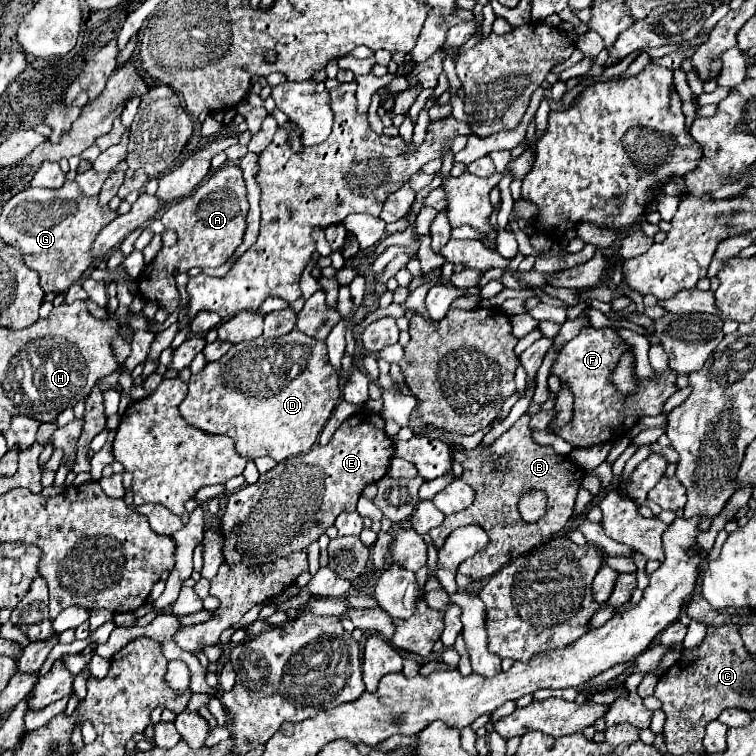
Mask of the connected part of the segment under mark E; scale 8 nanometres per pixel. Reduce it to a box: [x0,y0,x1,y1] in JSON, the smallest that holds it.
[221,410,395,568]

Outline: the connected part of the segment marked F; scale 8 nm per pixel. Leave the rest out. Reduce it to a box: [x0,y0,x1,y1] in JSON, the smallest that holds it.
[551,328,679,448]

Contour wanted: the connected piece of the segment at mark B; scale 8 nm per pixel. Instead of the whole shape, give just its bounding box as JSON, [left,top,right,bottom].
[429,416,585,580]

